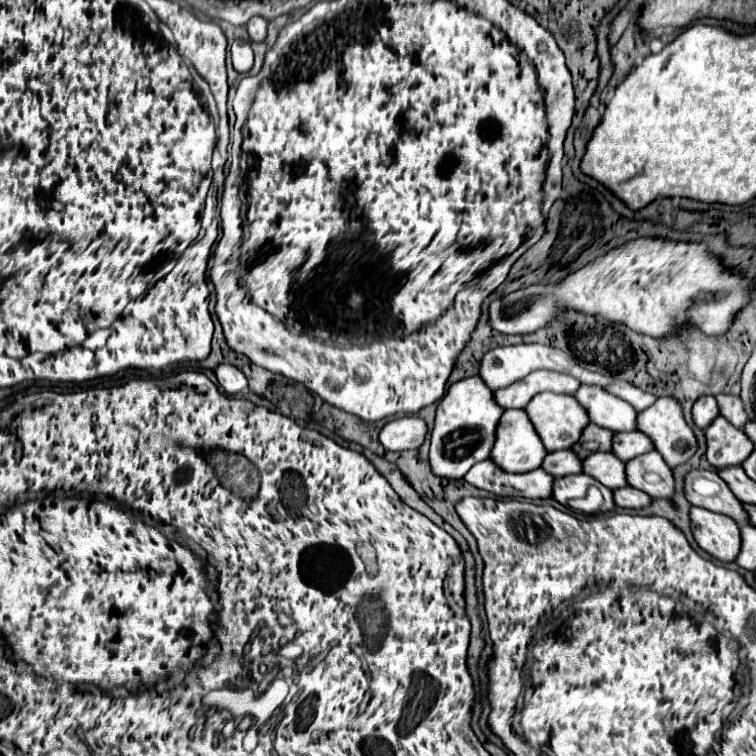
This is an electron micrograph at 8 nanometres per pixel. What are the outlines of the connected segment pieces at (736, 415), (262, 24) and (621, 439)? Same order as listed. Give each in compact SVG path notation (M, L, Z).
M715 395L719 403L719 415L725 417L733 427L743 427L747 421L747 413L743 411L743 403L737 395Z
M253 17L247 23L247 31L251 41L263 41L267 37L267 21L263 17Z
M629 431L629 433L615 433L615 447L611 449L613 455L617 455L623 461L633 459L635 455L653 451L653 443L647 435L639 431Z

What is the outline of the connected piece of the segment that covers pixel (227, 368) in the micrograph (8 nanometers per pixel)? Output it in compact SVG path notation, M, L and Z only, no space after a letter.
M229 363L217 365L217 367L215 367L215 377L217 377L217 383L219 383L219 385L225 389L225 393L229 393L229 395L235 395L235 393L241 393L241 391L247 389L247 379L245 379L245 375L243 375L237 367L233 367L233 365L229 365Z

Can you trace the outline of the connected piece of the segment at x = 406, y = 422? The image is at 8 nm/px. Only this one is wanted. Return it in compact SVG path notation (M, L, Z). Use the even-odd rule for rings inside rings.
M403 417L387 421L379 431L379 443L385 451L405 451L415 449L423 443L427 427L417 417Z

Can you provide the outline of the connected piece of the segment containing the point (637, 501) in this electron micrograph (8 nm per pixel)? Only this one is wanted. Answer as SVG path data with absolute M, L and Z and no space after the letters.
M621 487L621 489L615 489L615 505L623 507L623 509L643 509L643 507L649 507L651 505L651 497L645 495L643 491L639 489L633 489L633 487Z

